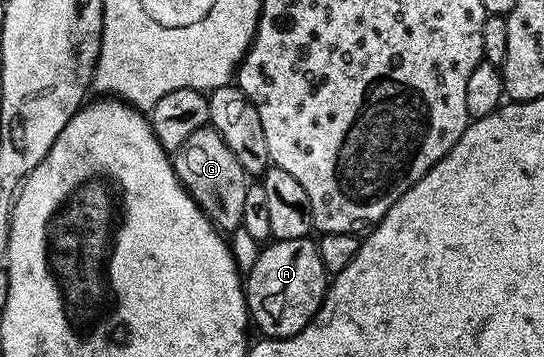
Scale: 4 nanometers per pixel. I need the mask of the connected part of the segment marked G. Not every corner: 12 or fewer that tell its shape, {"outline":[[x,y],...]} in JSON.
{"outline":[[212,126],[173,153],[186,193],[223,233],[242,227],[246,171]]}

